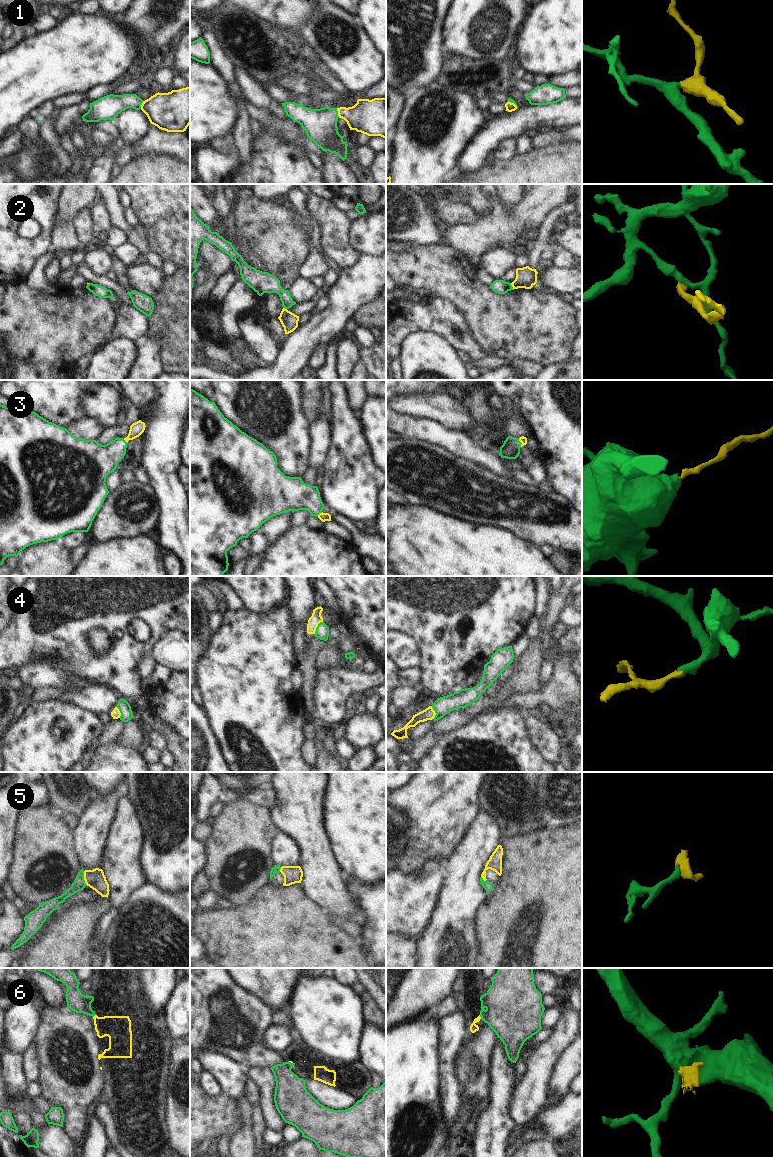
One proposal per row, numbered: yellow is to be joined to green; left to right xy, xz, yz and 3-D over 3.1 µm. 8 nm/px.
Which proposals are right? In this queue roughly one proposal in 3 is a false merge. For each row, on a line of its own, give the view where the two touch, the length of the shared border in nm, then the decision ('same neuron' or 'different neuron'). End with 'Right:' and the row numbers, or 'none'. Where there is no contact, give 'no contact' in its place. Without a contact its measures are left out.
1: contact in xz; length 80 nm; same neuron
2: contact in yz; length 60 nm; different neuron
3: contact in xz; length 60 nm; same neuron
4: contact in xz; length 130 nm; different neuron
5: contact in xy; length 110 nm; same neuron
6: contact in yz; length 40 nm; different neuron
Right: 1, 3, 5

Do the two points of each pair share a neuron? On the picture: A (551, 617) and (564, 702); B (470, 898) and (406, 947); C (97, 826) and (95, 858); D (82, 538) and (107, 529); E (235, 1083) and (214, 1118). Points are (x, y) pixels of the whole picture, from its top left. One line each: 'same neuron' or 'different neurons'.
A: different neurons
B: different neurons
C: same neuron
D: different neurons
E: different neurons

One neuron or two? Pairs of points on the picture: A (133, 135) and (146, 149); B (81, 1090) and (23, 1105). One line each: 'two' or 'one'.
A: two
B: two

